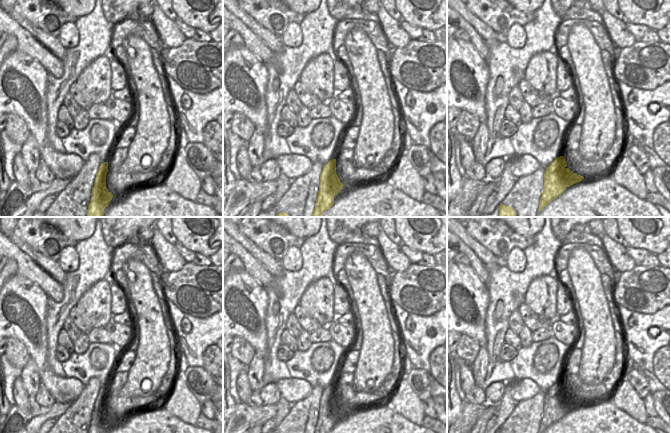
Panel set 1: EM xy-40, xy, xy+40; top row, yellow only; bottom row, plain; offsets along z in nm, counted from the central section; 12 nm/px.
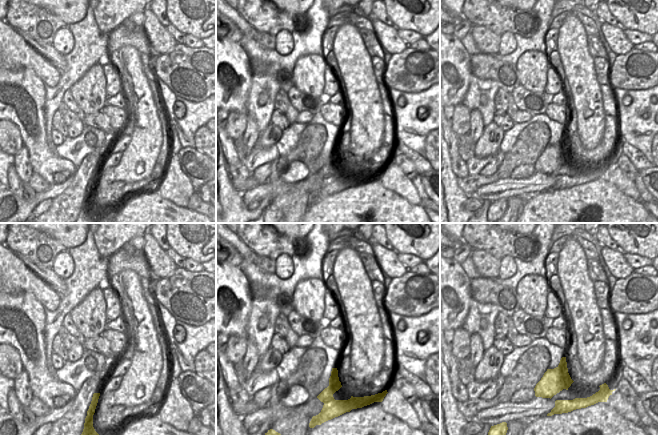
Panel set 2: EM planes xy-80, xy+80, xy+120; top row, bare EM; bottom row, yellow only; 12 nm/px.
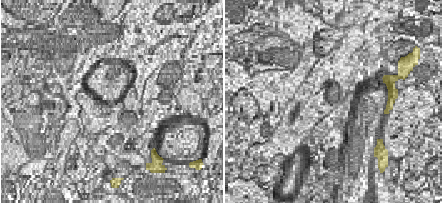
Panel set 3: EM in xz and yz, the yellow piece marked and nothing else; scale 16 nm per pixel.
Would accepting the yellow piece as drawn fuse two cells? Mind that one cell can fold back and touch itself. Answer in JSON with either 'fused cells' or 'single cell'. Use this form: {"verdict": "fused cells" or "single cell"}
{"verdict": "fused cells"}

